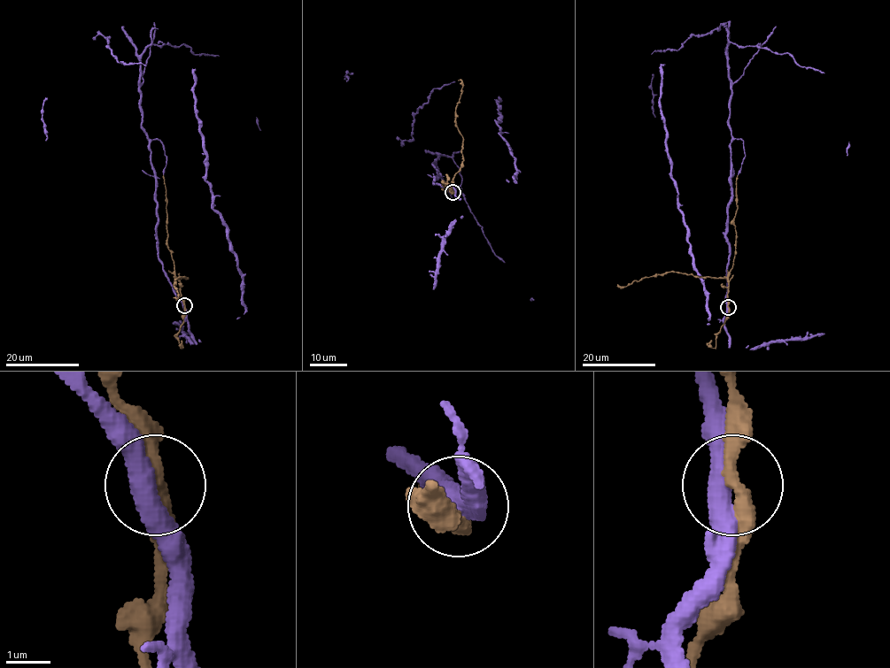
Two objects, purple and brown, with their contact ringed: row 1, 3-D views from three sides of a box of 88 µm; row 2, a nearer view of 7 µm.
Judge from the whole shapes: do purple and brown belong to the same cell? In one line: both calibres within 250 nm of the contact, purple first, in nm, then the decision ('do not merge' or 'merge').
460/340 nm | merge

